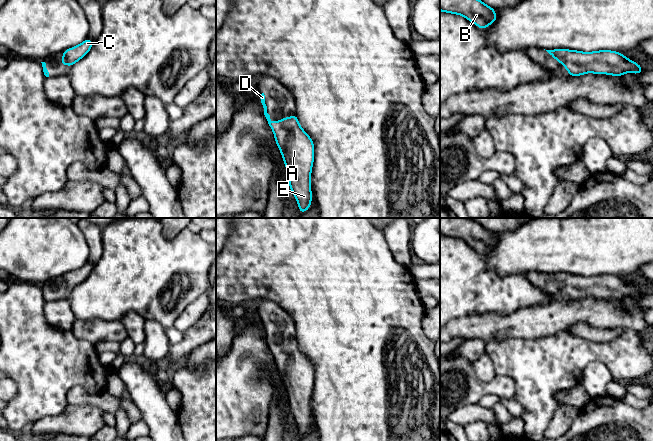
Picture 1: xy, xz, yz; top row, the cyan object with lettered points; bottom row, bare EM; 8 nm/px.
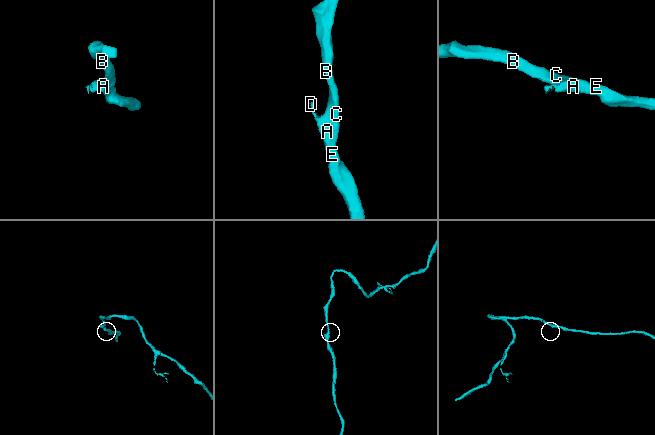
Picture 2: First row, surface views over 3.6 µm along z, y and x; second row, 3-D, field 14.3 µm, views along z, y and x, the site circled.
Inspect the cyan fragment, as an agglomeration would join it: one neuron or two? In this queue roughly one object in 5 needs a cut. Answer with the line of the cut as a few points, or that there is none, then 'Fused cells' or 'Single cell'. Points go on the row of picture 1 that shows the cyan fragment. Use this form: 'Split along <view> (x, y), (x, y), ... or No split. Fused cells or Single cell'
No split. Single cell

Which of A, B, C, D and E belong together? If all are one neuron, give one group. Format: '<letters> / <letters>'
A B C D E

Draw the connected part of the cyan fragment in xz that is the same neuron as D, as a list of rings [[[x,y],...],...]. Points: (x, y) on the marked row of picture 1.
[[[260,95],[264,115],[274,133],[283,162],[288,173],[289,188],[299,206],[300,215],[311,207],[311,171],[314,162],[314,143],[302,129],[297,114],[272,122],[267,113],[265,95]]]

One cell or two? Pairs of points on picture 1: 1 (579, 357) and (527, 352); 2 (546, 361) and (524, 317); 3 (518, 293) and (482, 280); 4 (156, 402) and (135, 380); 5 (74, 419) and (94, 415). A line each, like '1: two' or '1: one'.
1: one
2: two
3: one
4: one
5: one

